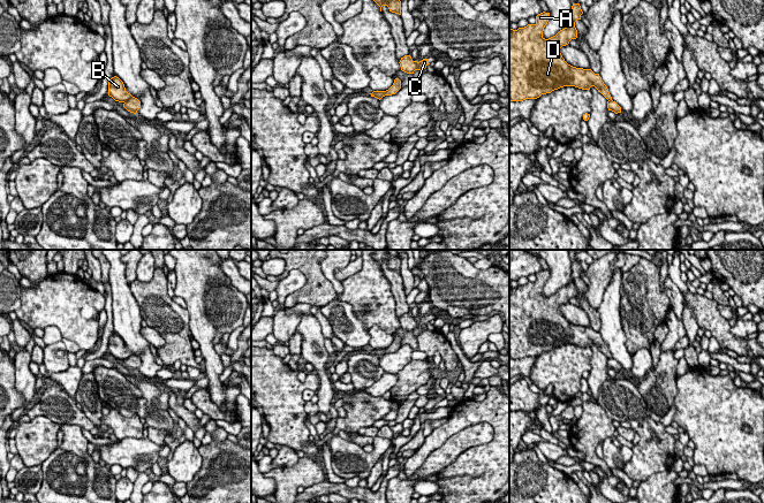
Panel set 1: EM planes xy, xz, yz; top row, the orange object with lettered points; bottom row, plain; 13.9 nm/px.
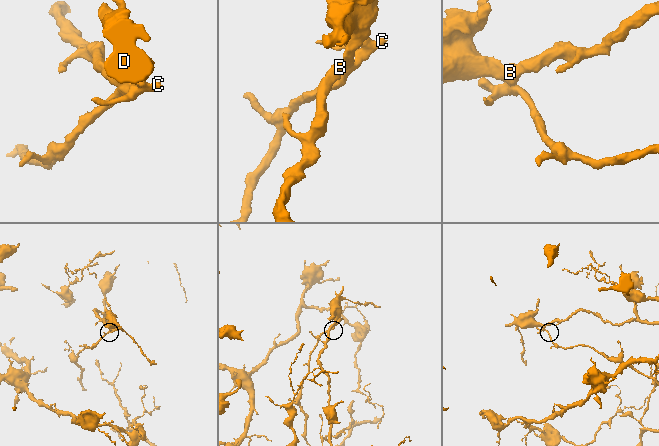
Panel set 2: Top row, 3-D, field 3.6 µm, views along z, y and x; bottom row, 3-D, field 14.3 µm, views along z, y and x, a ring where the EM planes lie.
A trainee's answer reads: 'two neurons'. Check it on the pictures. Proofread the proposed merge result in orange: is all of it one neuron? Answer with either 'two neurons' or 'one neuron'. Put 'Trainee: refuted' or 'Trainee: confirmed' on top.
Trainee: confirmed
two neurons

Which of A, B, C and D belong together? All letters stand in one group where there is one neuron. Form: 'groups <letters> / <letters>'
groups A B D / C

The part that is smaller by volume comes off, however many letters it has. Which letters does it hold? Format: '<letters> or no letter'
C

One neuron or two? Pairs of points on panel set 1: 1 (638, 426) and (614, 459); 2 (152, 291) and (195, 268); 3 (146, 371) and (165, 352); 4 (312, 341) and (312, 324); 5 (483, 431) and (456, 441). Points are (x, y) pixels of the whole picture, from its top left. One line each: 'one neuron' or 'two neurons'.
1: two neurons
2: two neurons
3: two neurons
4: one neuron
5: one neuron

